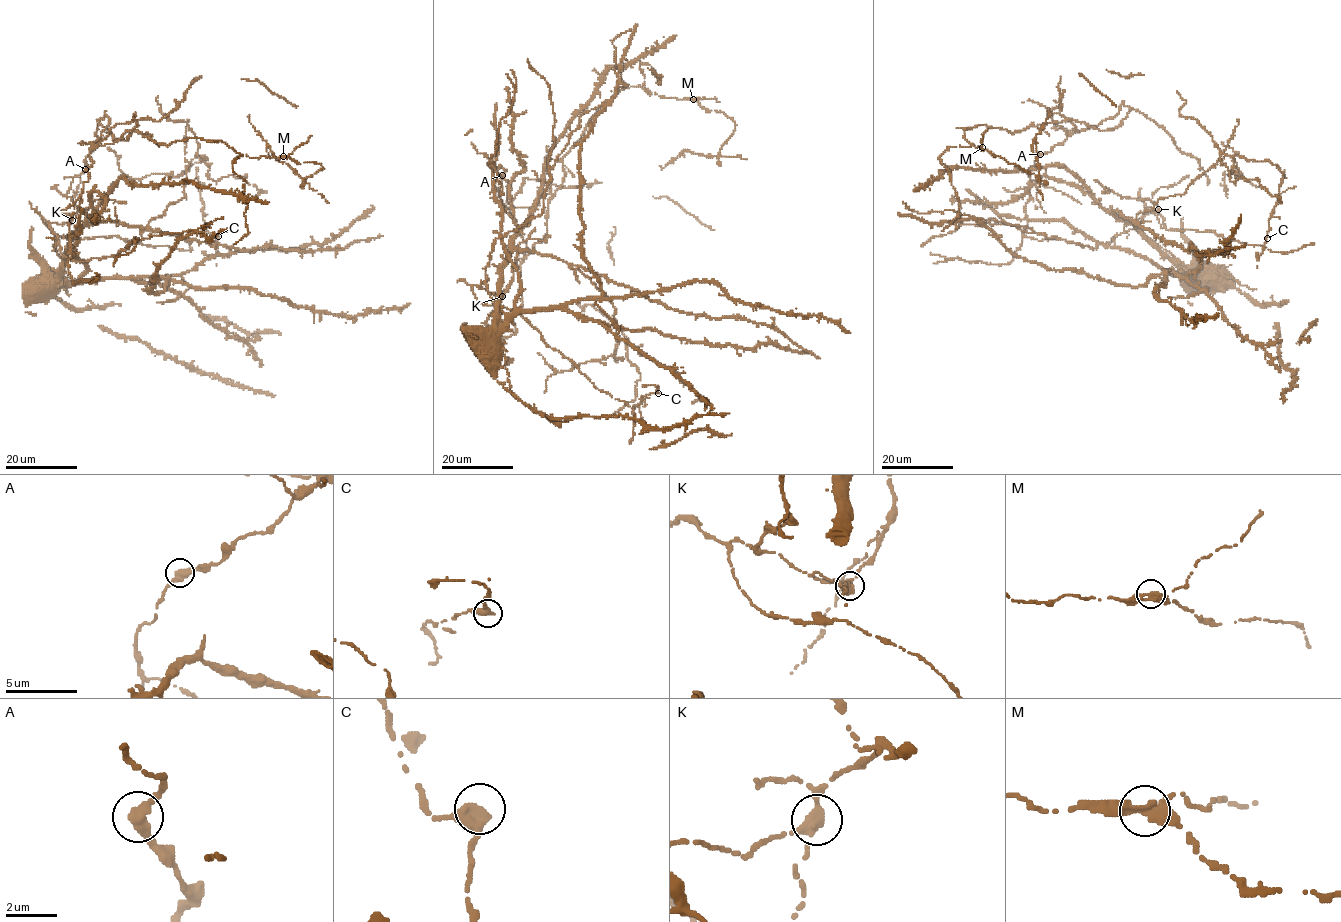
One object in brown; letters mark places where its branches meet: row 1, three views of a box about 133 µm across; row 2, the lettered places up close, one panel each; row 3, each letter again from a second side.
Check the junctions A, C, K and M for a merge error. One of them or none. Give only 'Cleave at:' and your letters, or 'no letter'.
Cleave at: K

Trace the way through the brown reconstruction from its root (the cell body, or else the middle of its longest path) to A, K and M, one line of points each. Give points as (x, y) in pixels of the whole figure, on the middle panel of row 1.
A: (466, 330), (499, 327), (512, 312), (520, 289), (502, 241), (501, 206), (488, 163), (505, 169), (502, 175)
K: (466, 330), (492, 327), (500, 319), (501, 312), (487, 291), (487, 277), (479, 287), (502, 296)
M: (466, 330), (499, 327), (520, 289), (488, 163), (519, 265), (602, 105), (634, 86), (693, 100)

